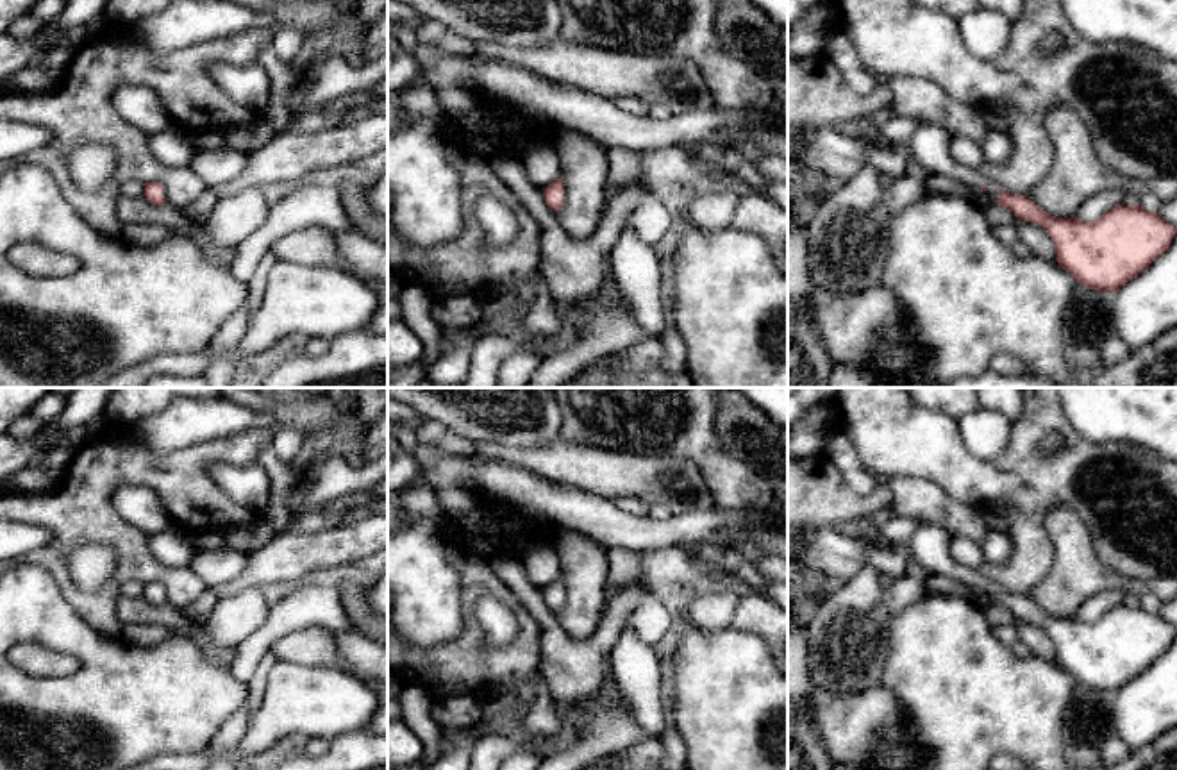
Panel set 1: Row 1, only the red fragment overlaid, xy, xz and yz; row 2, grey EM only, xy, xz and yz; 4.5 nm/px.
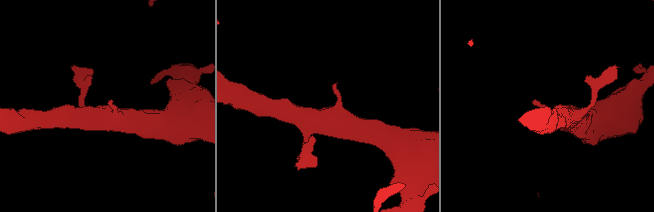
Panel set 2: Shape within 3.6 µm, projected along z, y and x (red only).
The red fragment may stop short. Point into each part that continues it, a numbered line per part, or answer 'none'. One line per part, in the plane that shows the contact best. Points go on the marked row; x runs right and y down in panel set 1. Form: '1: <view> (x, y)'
1: yz (931, 143)

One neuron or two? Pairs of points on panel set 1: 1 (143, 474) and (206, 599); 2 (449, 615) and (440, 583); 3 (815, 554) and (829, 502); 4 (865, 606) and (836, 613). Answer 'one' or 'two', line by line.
1: two
2: one
3: two
4: one

